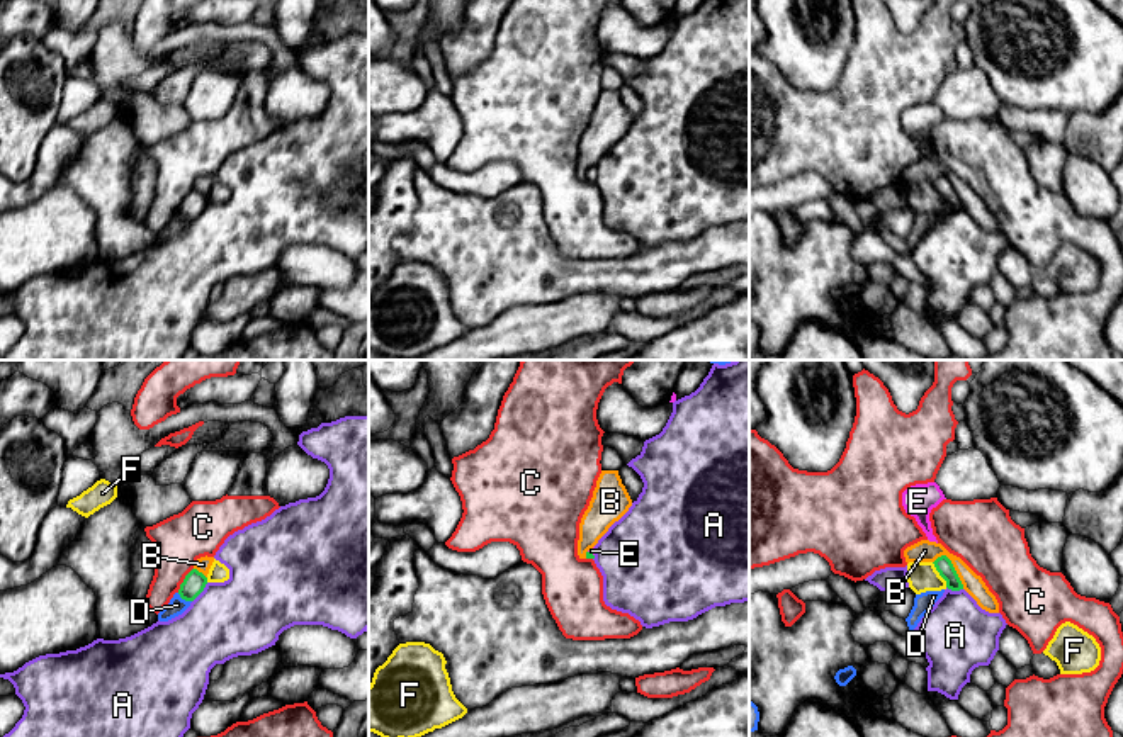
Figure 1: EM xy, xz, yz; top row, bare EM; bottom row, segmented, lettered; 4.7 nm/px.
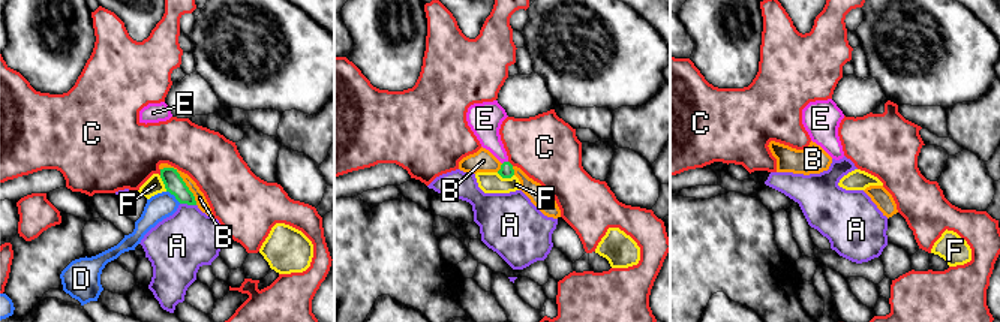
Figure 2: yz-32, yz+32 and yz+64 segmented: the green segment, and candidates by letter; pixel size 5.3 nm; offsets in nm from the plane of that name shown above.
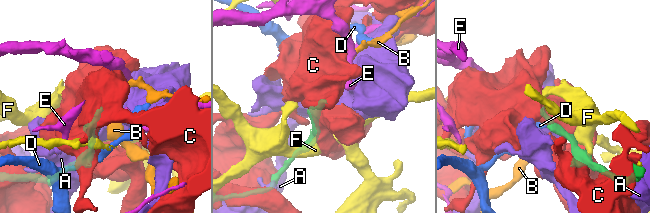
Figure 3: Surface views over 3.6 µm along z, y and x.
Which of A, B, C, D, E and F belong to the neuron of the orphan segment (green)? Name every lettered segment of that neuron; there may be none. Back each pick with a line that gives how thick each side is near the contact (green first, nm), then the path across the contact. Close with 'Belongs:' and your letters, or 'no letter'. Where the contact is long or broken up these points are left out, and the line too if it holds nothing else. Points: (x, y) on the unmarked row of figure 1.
E: calibres 30 and 20 nm; way xz (588, 174), (592, 174), (592, 170)
Belongs: E

